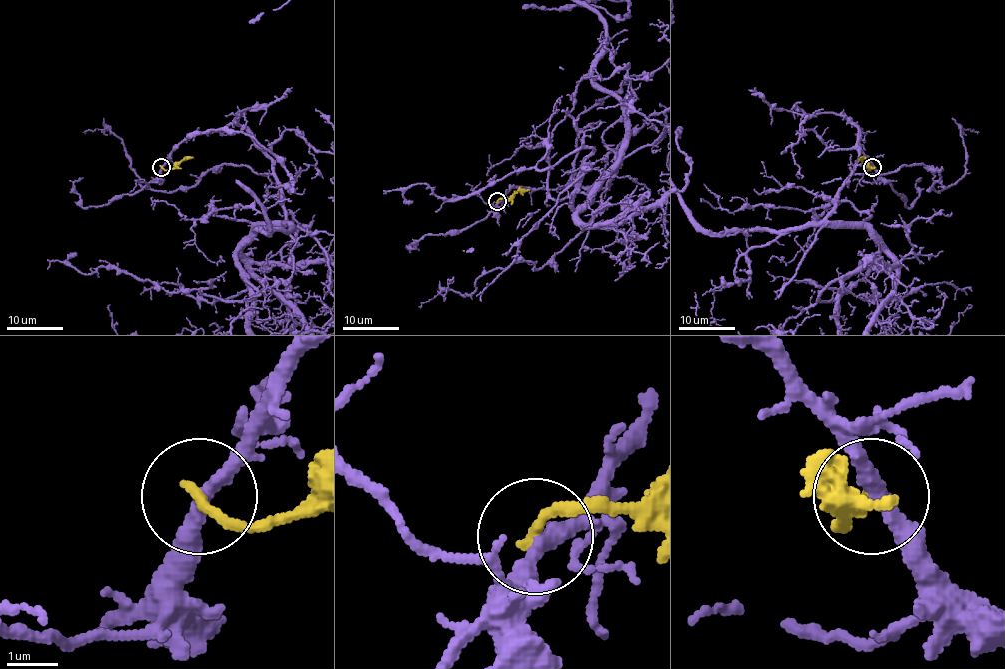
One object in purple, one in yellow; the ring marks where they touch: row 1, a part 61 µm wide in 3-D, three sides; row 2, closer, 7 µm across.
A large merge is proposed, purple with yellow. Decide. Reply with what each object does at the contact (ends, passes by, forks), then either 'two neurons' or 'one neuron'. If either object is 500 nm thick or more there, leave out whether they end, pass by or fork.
purple passes by; yellow ends there; two neurons

